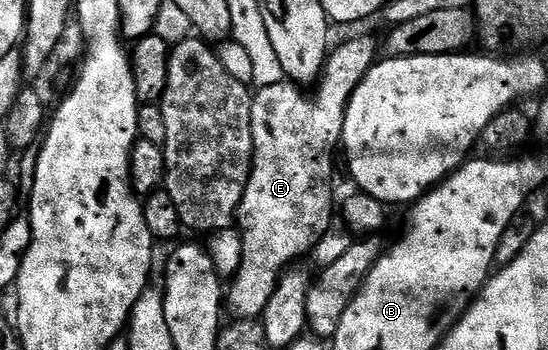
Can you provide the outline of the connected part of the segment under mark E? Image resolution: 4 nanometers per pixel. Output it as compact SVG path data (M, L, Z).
M361 35L358 39L349 39L346 43L341 43L337 48L334 46L328 52L325 60L325 65L321 69L320 76L315 84L313 96L308 99L305 95L300 95L298 88L292 82L282 81L275 85L267 85L266 87L258 87L252 92L251 102L249 105L249 117L251 119L251 141L253 142L253 168L249 170L249 180L245 186L245 192L241 198L241 203L237 206L237 217L235 220L236 230L241 237L242 257L241 267L236 273L235 278L232 280L233 288L228 288L227 291L227 307L237 314L236 318L241 321L253 321L261 317L264 313L264 307L272 294L274 287L277 284L279 277L290 266L289 263L292 259L297 259L300 255L308 256L316 246L321 235L324 234L329 228L329 218L334 218L335 215L335 199L333 203L333 187L329 182L333 179L333 150L338 150L341 141L341 130L343 129L343 121L345 120L345 106L349 103L350 96L353 95L354 88L357 83L369 70L372 69L374 63L379 59L379 43L372 39L369 35Z

